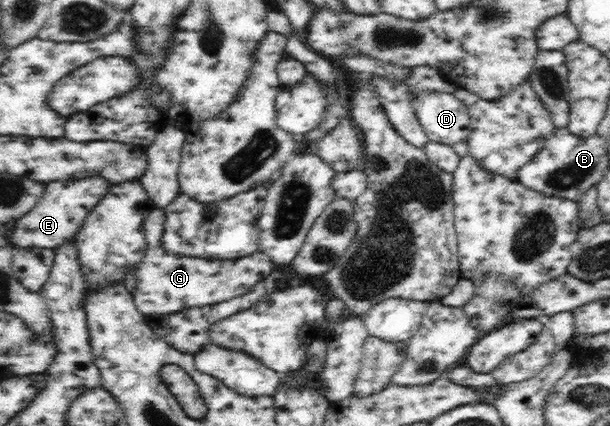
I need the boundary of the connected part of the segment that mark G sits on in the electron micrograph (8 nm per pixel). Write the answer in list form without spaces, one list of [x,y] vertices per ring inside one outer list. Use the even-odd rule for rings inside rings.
[[[156,207],[144,219],[146,248],[142,262],[135,268],[136,286],[133,300],[142,314],[172,314],[192,306],[210,306],[250,292],[260,280],[279,268],[258,250],[238,260],[204,260],[172,254],[162,247],[165,211]]]

